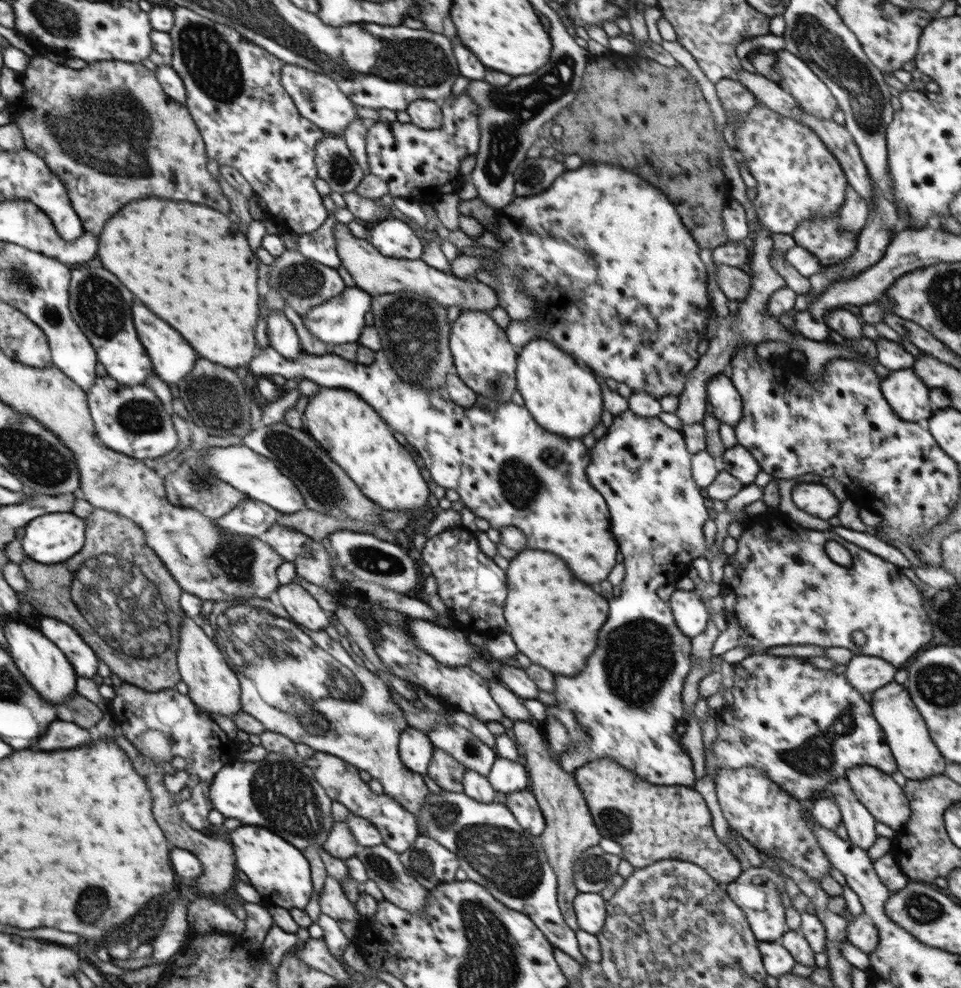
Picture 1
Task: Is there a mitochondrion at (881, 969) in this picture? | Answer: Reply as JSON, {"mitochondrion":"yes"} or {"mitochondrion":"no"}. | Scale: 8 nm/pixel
{"mitochondrion":"no"}

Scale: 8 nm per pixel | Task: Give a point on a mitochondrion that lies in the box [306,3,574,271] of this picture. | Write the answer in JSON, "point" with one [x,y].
{"point":[426,63]}

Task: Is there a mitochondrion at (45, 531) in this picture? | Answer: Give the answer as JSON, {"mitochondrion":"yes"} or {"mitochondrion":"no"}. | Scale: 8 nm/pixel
{"mitochondrion":"no"}

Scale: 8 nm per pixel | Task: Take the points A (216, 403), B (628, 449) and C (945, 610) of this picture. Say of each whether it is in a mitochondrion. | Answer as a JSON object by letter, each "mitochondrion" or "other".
{"A":"mitochondrion","B":"other","C":"other"}

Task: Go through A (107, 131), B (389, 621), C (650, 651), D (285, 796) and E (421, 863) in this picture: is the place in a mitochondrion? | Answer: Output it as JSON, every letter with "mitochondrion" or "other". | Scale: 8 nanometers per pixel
{"A":"mitochondrion","B":"other","C":"mitochondrion","D":"mitochondrion","E":"mitochondrion"}

